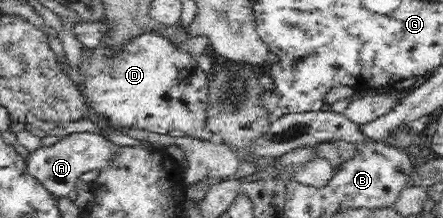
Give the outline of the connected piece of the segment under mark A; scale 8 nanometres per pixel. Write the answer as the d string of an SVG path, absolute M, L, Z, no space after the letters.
M92 132L71 133L54 145L41 146L26 156L28 174L39 180L44 188L57 198L64 198L76 189L87 171L105 168L118 146L112 145L103 135Z

